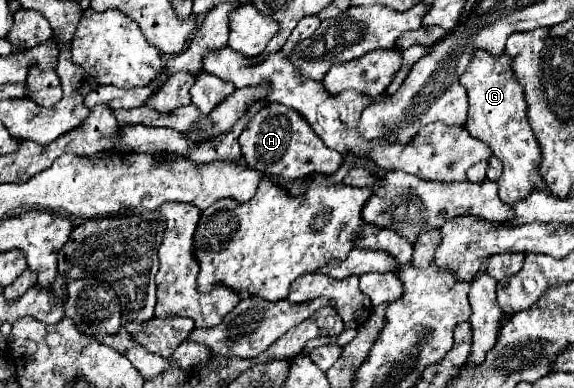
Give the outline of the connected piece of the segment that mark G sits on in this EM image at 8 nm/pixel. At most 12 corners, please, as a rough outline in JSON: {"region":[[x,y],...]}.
{"region":[[472,52],[466,130],[504,164],[500,200],[540,188],[540,144],[506,52]]}

